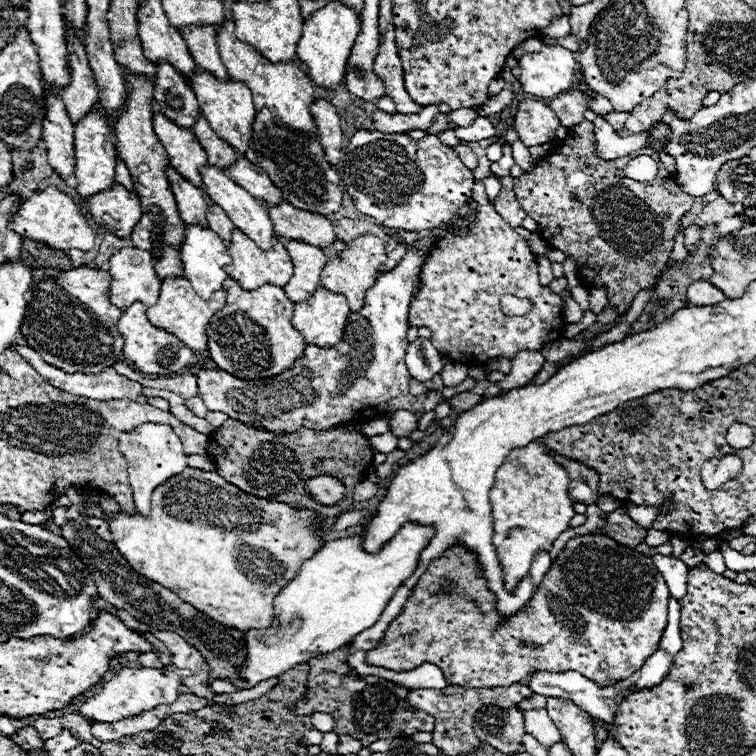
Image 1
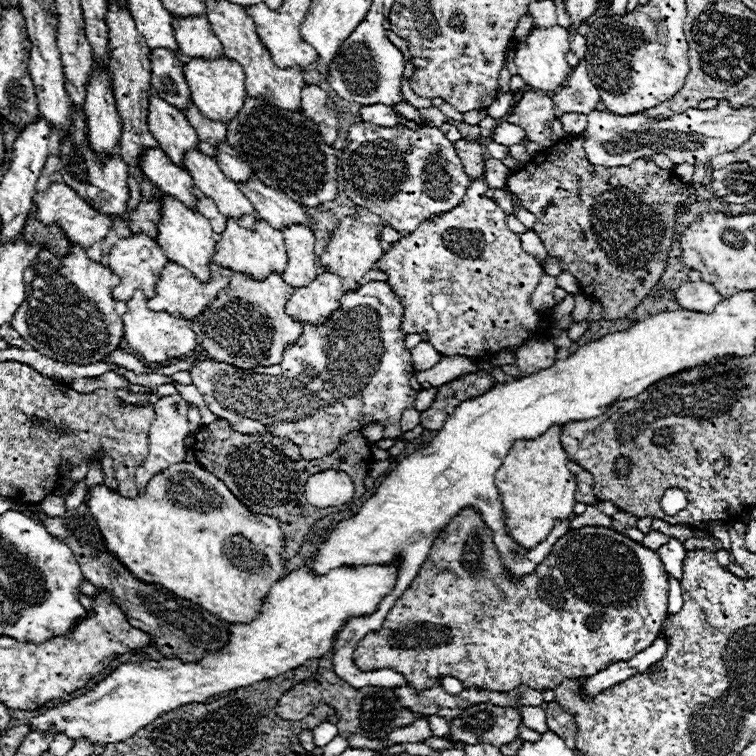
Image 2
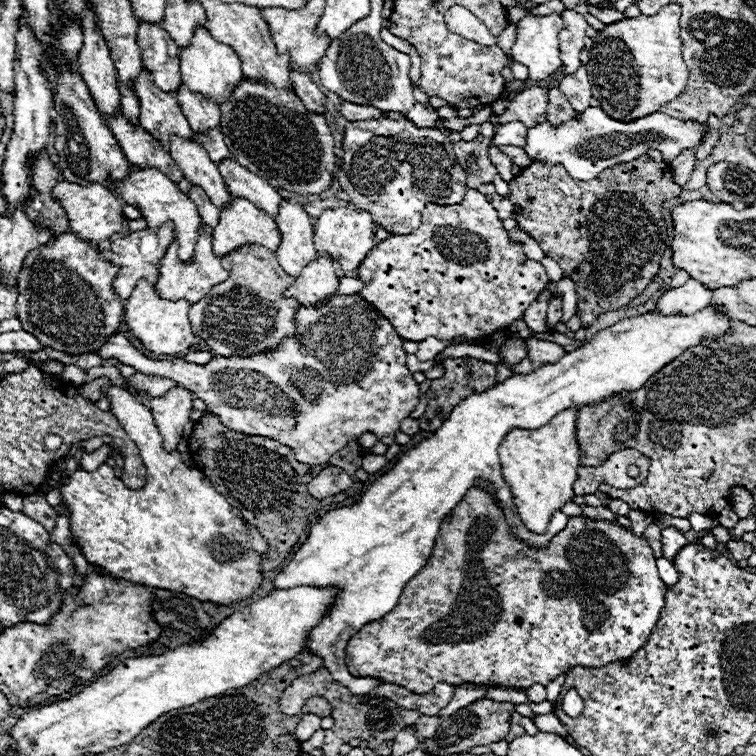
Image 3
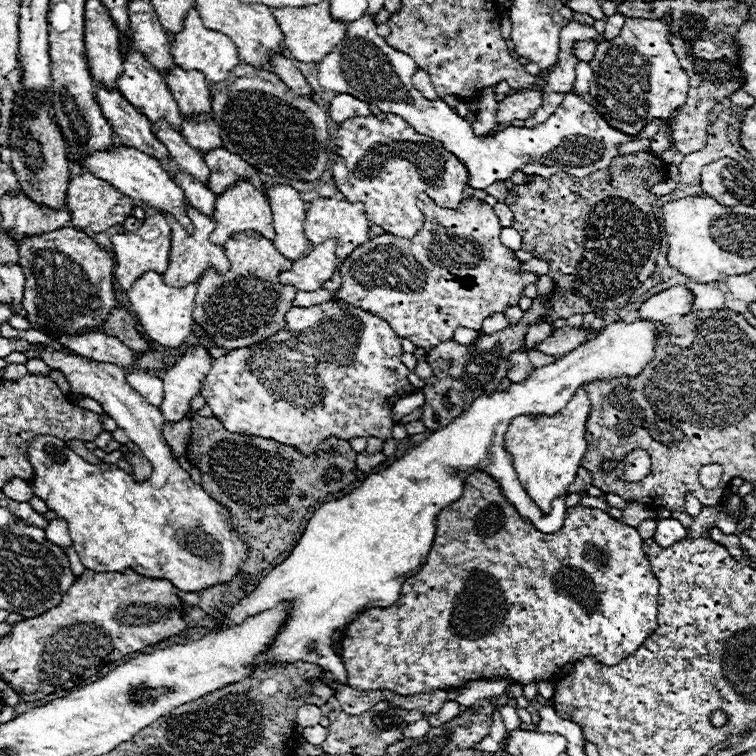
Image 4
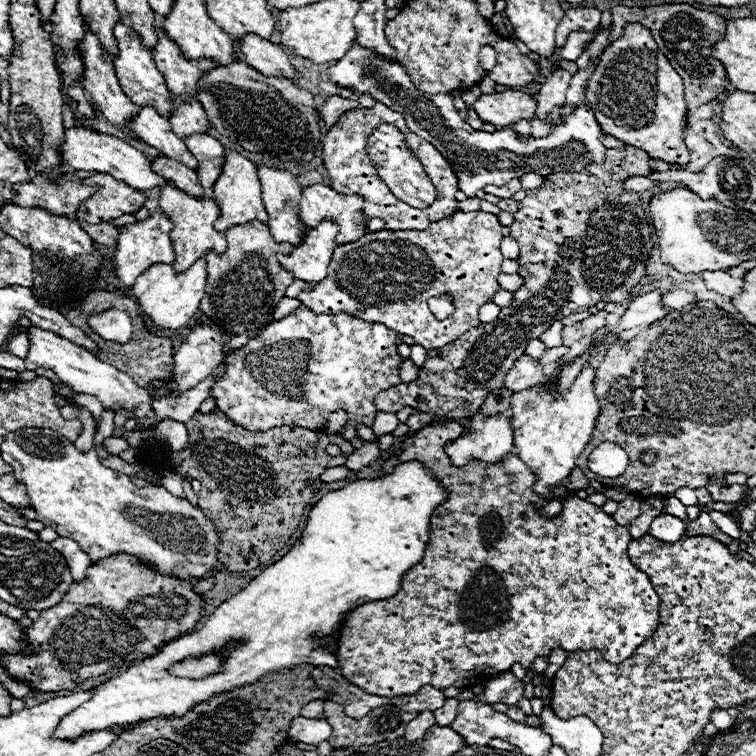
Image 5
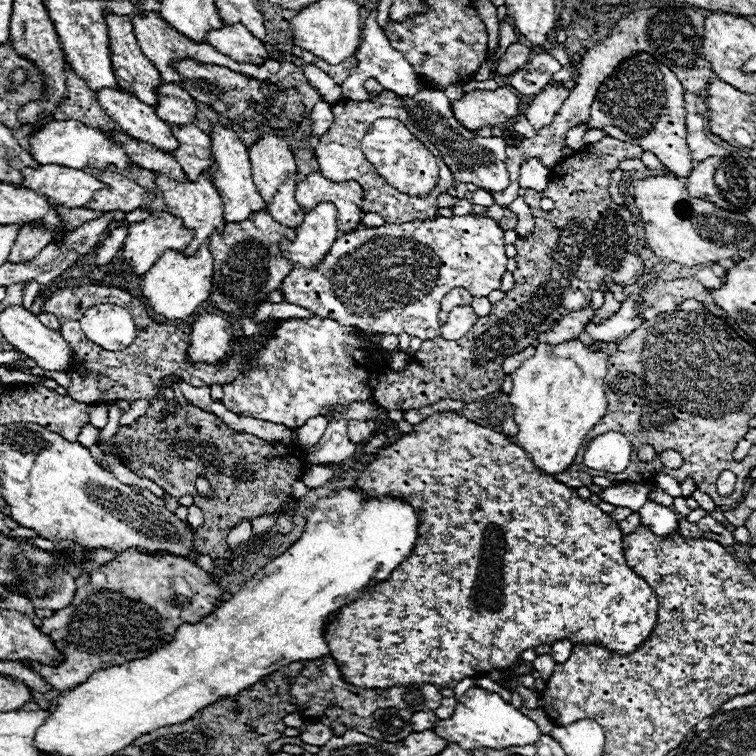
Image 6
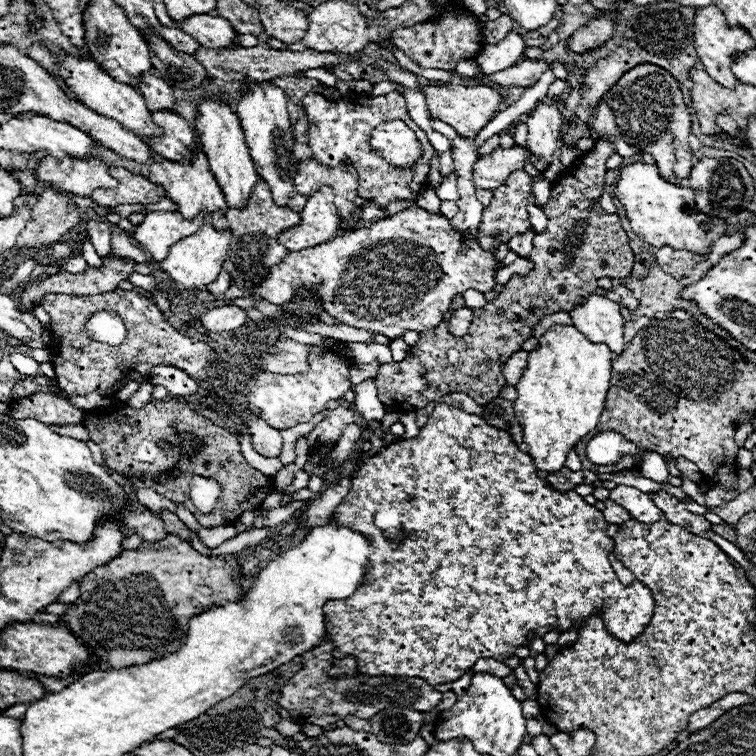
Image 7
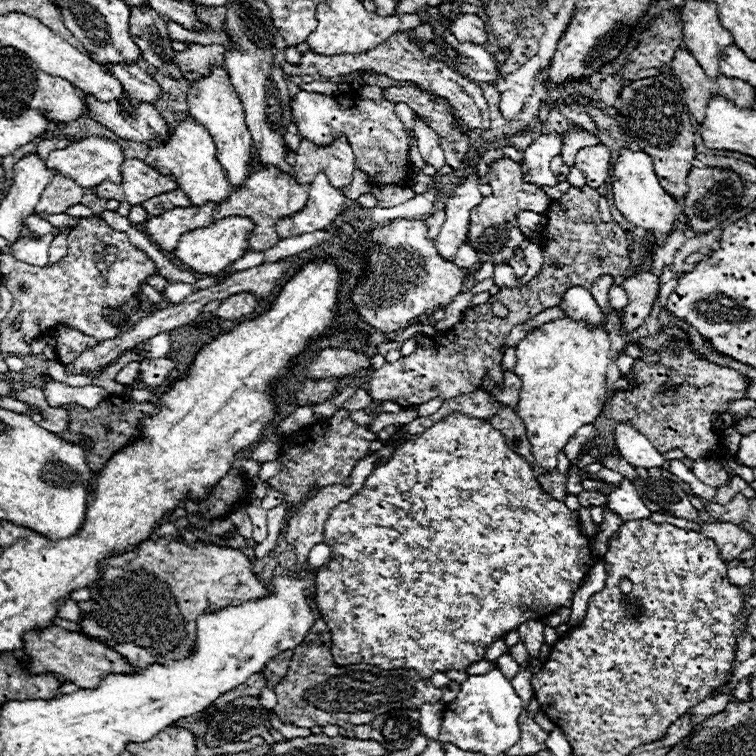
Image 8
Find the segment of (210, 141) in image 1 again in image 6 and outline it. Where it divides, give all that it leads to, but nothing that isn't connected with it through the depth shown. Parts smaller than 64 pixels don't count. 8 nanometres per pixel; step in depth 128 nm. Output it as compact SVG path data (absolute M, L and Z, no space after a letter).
M156 12L138 14L138 16L132 18L132 22L134 22L134 32L136 32L136 38L138 38L138 44L142 46L142 52L146 54L146 58L150 58L150 60L154 62L154 66L158 66L158 72L162 74L162 80L164 80L166 84L182 84L182 78L180 78L178 70L172 66L172 62L184 60L184 58L192 58L192 60L202 62L202 64L226 66L226 68L230 68L230 70L234 70L234 72L240 72L240 74L252 76L260 80L269 78L281 67L280 63L274 59L266 61L262 66L238 64L238 62L234 62L232 58L220 54L216 48L212 48L212 46L208 46L208 44L194 44L194 42L188 42L188 38L184 38L184 36L178 34L172 26L168 26L166 22L162 22L162 18L160 18Z

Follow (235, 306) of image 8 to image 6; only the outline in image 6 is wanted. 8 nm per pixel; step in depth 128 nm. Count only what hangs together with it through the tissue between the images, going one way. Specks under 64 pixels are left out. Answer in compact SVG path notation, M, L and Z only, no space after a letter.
M202 314L194 320L190 332L188 360L216 364L230 348L232 328L230 322L216 314Z

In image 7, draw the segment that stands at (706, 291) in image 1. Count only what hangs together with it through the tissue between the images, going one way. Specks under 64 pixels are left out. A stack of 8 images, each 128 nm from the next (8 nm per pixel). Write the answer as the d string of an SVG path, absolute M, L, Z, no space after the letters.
M592 294L582 306L570 312L574 326L590 338L590 342L604 342L612 352L620 354L626 344L622 340L624 318L620 306L604 296Z

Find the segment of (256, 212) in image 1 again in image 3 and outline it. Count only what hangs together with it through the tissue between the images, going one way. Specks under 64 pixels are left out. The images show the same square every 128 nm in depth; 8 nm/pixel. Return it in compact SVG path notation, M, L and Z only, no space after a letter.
M174 136L170 144L170 154L174 162L182 168L182 174L194 186L200 186L218 208L224 208L232 202L232 194L224 184L218 166L210 160L208 152L198 142Z

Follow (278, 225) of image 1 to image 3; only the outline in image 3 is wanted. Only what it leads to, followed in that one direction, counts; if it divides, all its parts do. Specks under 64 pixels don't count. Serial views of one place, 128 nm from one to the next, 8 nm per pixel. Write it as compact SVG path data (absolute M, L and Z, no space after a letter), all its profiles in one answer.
M224 160L222 164L218 164L218 170L222 170L222 176L226 178L226 184L230 186L234 198L246 198L254 206L260 206L264 212L268 212L272 218L278 216L282 196L266 180L238 166L236 160Z

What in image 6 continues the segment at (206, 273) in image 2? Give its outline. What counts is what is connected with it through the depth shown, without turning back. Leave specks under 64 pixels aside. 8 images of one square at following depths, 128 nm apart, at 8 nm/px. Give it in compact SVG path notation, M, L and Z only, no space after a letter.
M54 120L46 124L42 130L34 132L28 136L28 142L32 146L32 156L40 164L58 164L66 168L106 168L106 166L116 166L116 168L128 168L134 166L132 160L128 158L126 150L120 144L114 144L106 134L102 134L98 128L86 126L78 120Z

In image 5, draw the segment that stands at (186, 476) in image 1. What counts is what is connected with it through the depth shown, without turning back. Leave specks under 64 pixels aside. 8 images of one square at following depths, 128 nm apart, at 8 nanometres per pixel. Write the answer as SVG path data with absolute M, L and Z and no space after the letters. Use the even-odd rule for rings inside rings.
M30 326L28 336L30 336L30 350L28 350L28 356L26 356L28 370L36 370L38 366L46 368L46 370L52 370L72 390L76 390L80 394L96 396L100 400L100 404L110 408L112 412L116 412L118 408L126 408L134 414L134 418L142 420L142 426L154 426L156 424L156 414L150 406L152 398L150 398L148 390L134 384L128 374L122 374L112 364L106 364L106 362L98 360L94 354L86 352L80 346L72 346L72 342L66 342L64 338L58 338L56 334L50 334L48 330L38 330L38 328ZM24 428L8 434L2 442L2 458L14 466L14 476L26 484L30 506L38 512L38 520L52 526L58 536L78 542L94 564L112 554L124 552L136 556L142 564L180 580L200 580L216 570L220 542L218 528L198 506L192 506L188 498L176 498L164 486L146 484L144 488L138 488L129 476L103 466L94 449L87 453L78 452L72 442L50 428Z

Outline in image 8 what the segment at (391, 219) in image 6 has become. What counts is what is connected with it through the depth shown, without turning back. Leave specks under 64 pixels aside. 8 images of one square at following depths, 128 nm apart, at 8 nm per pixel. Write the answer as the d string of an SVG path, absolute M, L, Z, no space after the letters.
M300 90L292 100L292 116L300 128L302 138L318 146L328 146L340 134L344 134L356 154L356 168L368 176L368 182L378 186L406 184L412 172L412 164L408 158L410 132L396 116L396 102L384 98L364 100L356 94L356 91L345 95L339 94L335 98Z

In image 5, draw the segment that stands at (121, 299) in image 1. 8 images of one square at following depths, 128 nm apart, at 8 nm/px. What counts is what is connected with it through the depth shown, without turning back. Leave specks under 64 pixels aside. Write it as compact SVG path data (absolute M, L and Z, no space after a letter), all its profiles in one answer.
M156 212L142 222L120 228L120 232L116 236L114 266L116 266L116 276L120 278L120 282L124 286L128 286L128 288L134 286L136 278L154 264L172 264L174 262L174 248L172 248L172 240L170 240L172 228L174 228L174 224L170 222L170 218L166 218L164 212Z

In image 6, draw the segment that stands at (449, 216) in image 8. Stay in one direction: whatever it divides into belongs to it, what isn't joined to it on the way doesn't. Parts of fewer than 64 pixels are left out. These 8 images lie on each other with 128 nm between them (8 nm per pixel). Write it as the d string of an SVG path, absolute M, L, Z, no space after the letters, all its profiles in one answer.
M648 8L648 10L636 10L636 12L624 14L624 18L620 18L616 22L616 26L612 26L608 30L608 36L602 38L600 42L596 42L582 58L578 78L576 78L576 88L570 90L570 96L566 98L566 102L554 116L554 122L550 126L544 126L542 130L538 130L538 134L534 138L526 138L526 140L518 142L516 146L508 146L508 150L506 150L508 164L506 166L508 166L510 184L502 192L491 193L495 203L507 206L518 197L519 185L516 183L522 158L526 158L526 156L540 158L540 162L548 168L552 168L554 164L560 162L566 130L570 130L570 126L578 126L578 122L588 122L590 104L594 100L598 86L606 80L606 74L610 74L610 70L614 70L614 66L618 66L618 62L622 62L622 58L628 58L630 54L636 54L636 52L654 54L654 58L662 60L666 66L670 66L670 70L674 70L674 74L678 76L678 80L682 82L686 92L690 92L694 96L700 96L700 94L706 96L708 84L718 76L714 74L710 62L706 62L702 58L700 46L702 46L702 36L704 36L704 22L706 22L706 18L692 8Z

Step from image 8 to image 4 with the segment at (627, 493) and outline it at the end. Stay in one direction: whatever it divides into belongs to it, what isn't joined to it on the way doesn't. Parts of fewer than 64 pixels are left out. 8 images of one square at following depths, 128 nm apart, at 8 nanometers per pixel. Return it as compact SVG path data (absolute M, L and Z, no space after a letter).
M672 518L658 520L656 534L654 534L654 540L658 542L658 546L668 548L668 546L672 546L684 538L686 538L686 528L678 520L672 520Z

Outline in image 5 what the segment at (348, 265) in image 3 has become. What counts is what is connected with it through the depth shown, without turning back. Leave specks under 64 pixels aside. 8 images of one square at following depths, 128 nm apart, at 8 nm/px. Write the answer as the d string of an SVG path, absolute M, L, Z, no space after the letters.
M314 184L302 190L300 218L310 228L316 228L326 218L336 222L340 228L338 244L348 244L366 234L368 218L362 206L364 202L356 194L344 196L326 184Z

